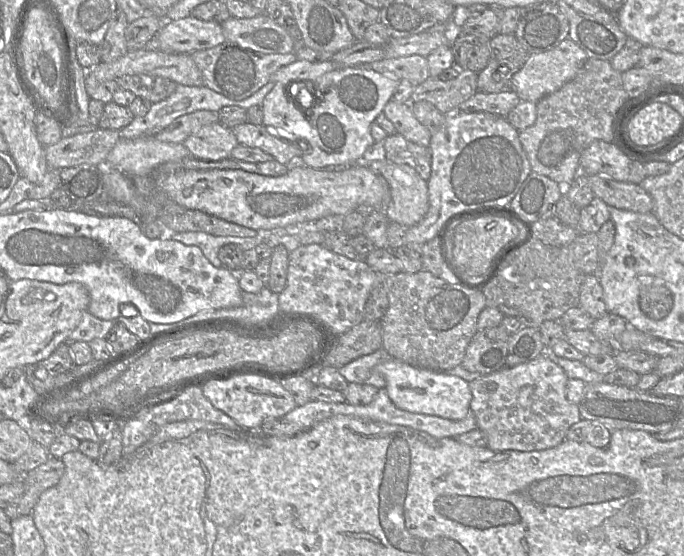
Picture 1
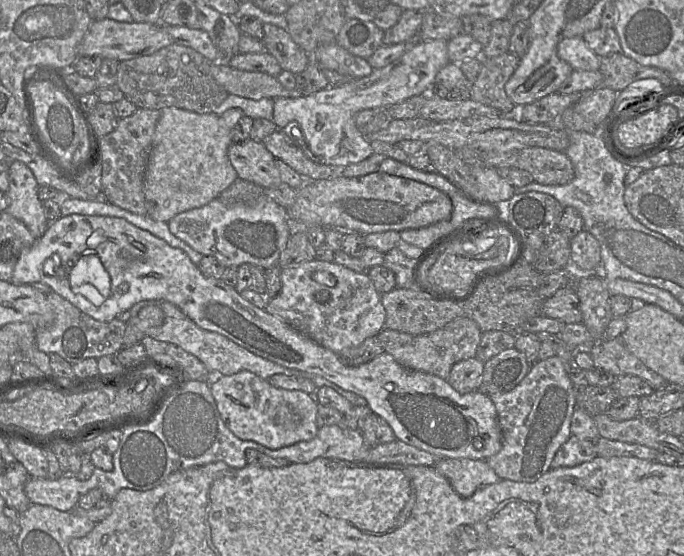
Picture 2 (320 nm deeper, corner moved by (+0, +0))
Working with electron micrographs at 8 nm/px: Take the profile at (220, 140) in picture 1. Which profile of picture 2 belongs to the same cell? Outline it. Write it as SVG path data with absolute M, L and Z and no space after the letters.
M251 138L241 143L233 142L228 148L228 157L238 178L253 182L264 189L276 188L282 184L275 165L276 158L262 142Z

